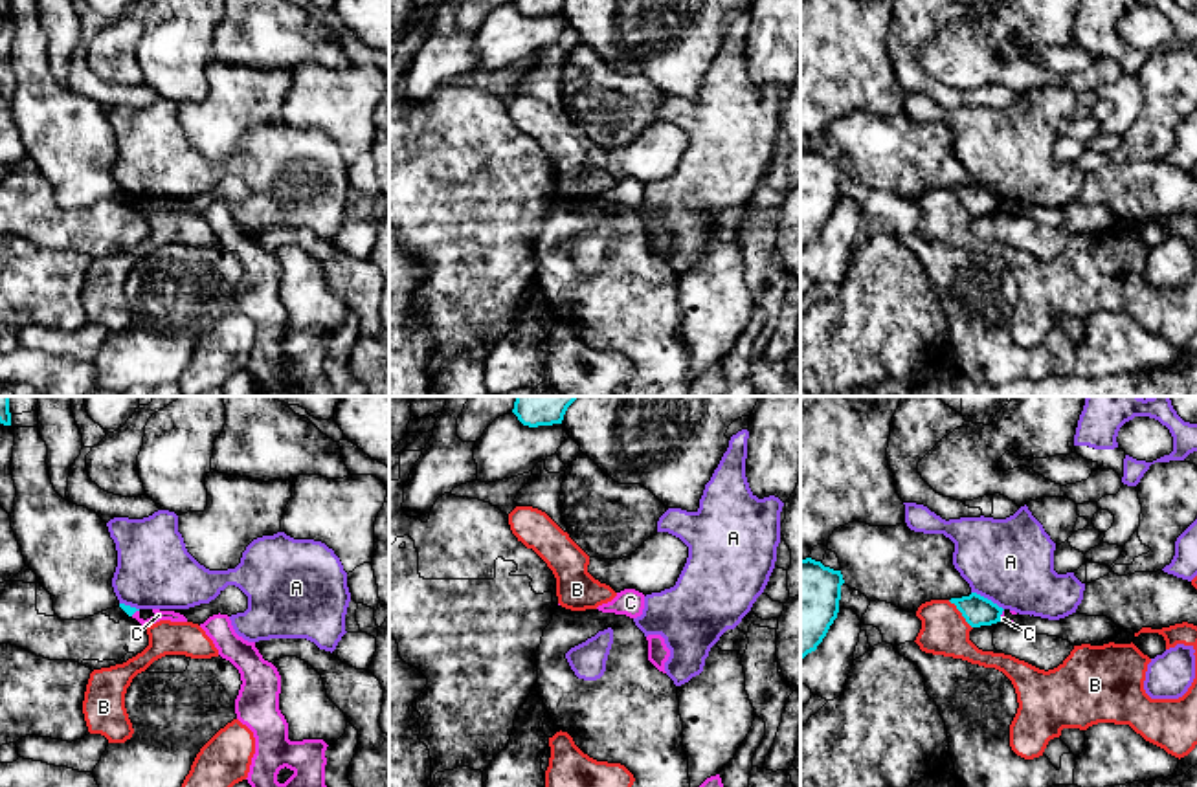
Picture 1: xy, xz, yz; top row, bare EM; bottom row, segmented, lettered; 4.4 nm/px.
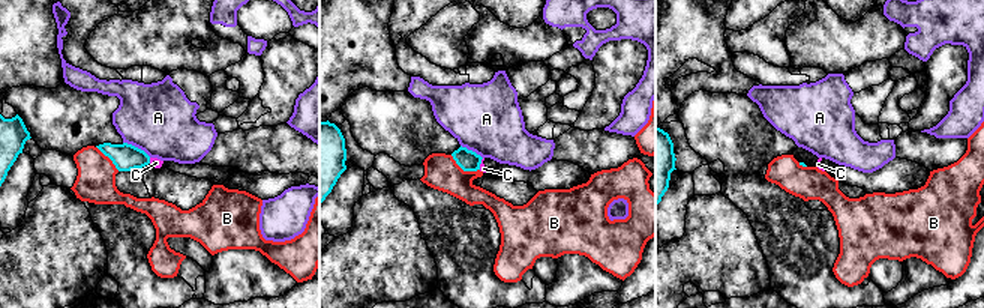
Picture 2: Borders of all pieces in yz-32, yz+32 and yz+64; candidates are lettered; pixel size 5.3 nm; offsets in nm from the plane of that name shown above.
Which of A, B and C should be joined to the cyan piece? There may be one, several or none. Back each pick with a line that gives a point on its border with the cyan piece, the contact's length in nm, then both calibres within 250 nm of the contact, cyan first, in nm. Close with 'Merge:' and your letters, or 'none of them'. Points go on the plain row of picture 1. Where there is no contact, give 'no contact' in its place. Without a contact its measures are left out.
Merge: none of them

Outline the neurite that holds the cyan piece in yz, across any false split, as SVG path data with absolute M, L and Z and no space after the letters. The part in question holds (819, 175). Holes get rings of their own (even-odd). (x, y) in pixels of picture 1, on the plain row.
M800 149L800 248L817 238L837 207L843 172L841 160Z

